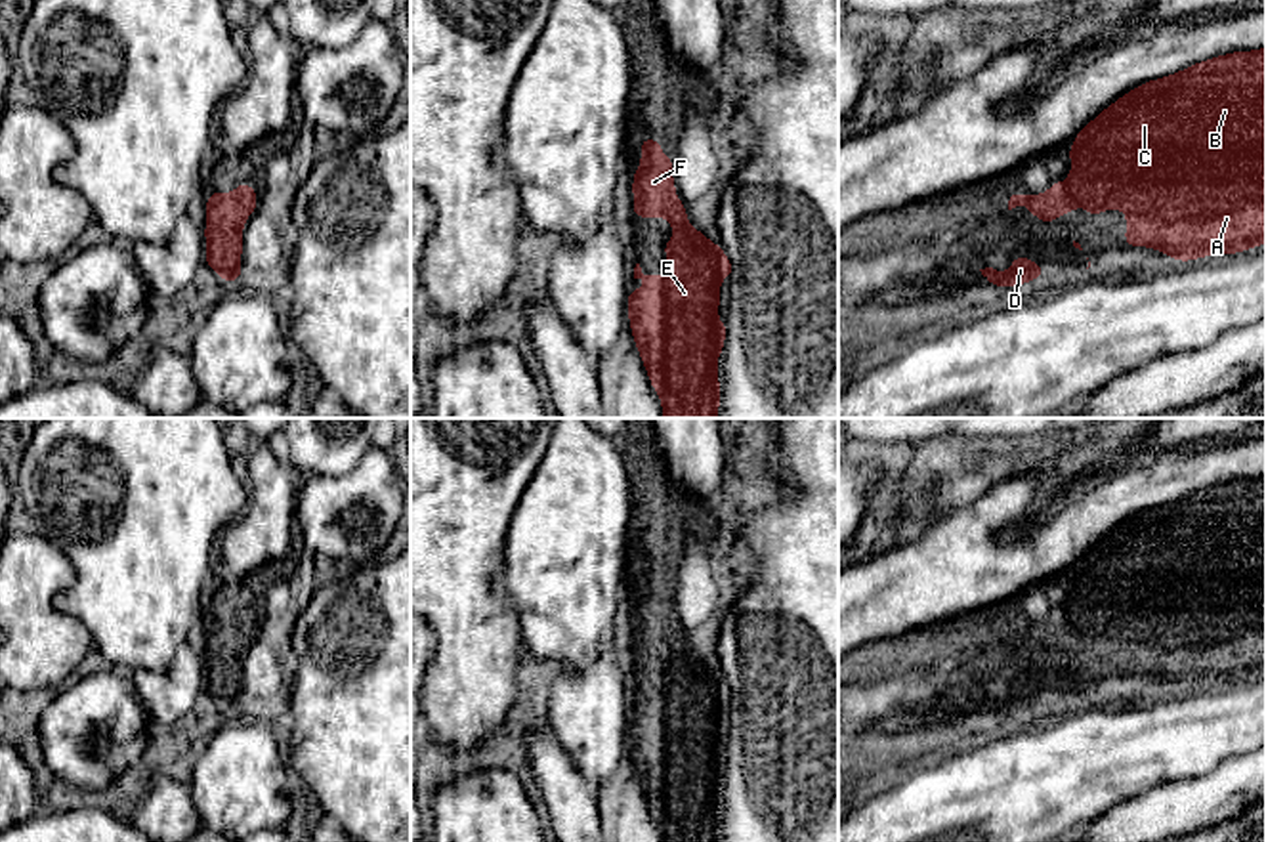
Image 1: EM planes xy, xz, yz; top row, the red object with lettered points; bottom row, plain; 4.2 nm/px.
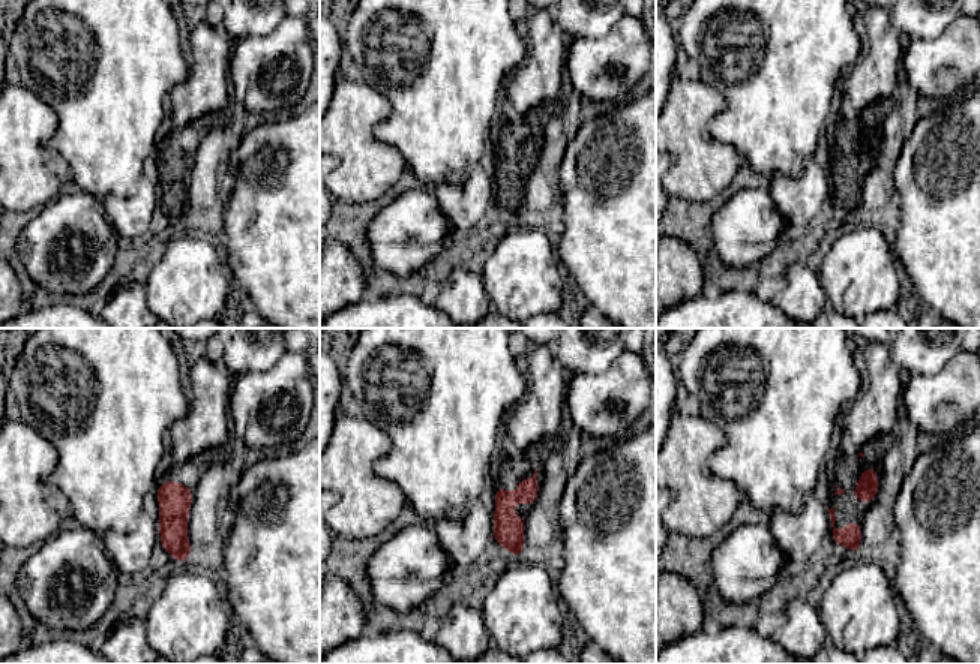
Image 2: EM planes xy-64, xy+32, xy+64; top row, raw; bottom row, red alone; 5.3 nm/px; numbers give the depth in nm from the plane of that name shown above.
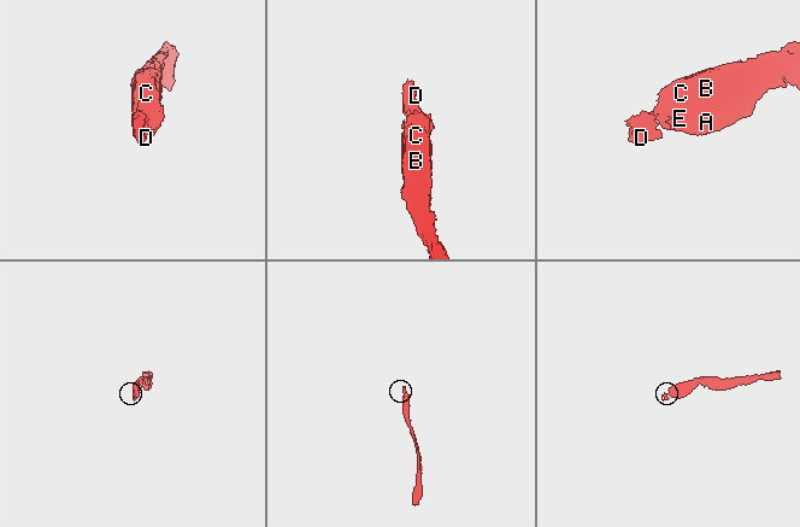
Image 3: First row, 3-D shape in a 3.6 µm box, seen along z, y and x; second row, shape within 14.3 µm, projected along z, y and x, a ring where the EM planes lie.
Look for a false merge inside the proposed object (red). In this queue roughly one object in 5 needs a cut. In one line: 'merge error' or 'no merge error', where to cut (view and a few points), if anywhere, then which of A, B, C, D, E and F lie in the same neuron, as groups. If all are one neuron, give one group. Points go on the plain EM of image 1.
no merge error; cut none; groups A B C D E F

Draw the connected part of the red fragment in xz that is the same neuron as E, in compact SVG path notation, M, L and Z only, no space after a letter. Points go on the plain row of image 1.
M645 565L640 596L634 600L634 645L661 643L670 649L674 664L665 672L668 705L644 703L640 691L634 706L644 706L645 716L628 720L628 747L634 771L649 802L651 815L659 819L663 842L718 842L720 810L716 802L718 783L729 754L718 747L720 708L733 701L726 680L687 651L686 632L676 626L672 607L674 588L663 582L663 575Z

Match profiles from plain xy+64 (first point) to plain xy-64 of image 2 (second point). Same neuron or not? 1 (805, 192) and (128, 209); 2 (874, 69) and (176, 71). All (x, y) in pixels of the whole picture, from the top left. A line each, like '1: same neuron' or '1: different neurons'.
1: same neuron
2: different neurons

